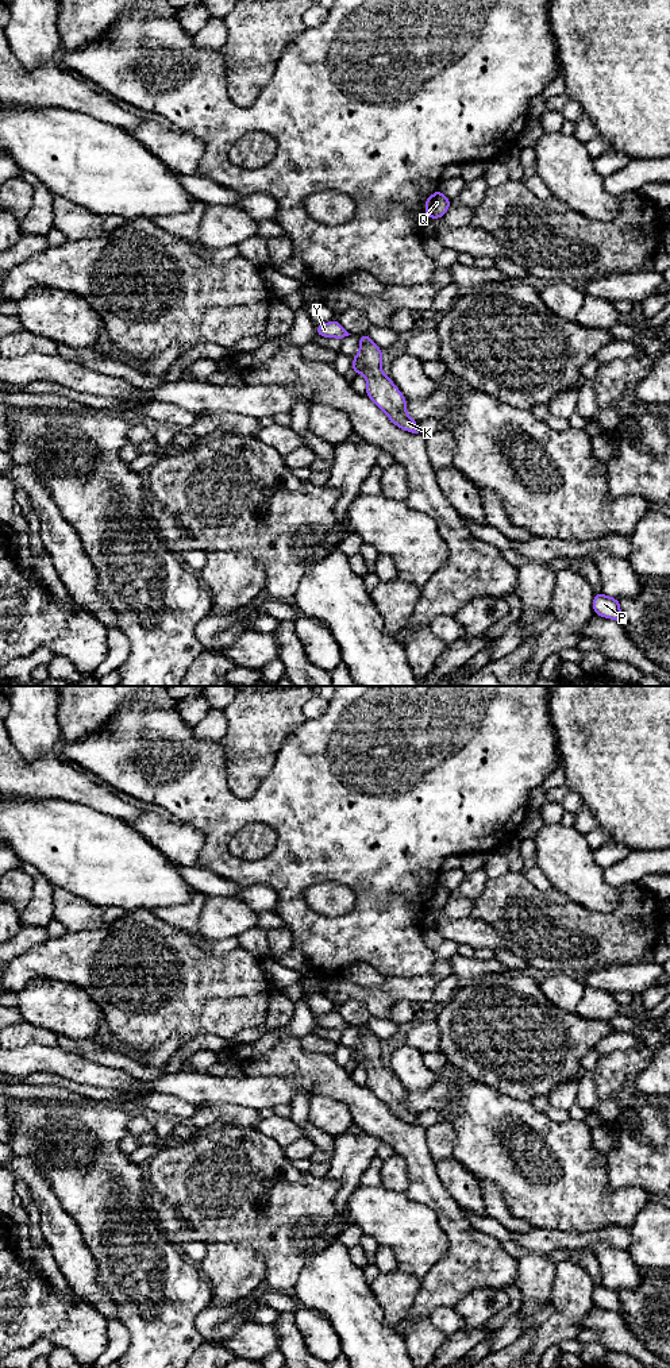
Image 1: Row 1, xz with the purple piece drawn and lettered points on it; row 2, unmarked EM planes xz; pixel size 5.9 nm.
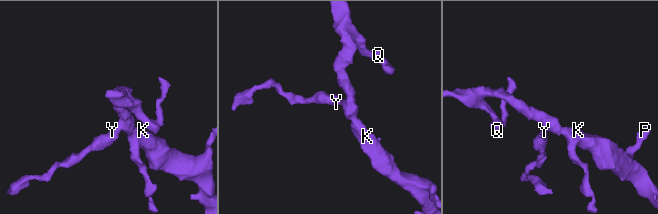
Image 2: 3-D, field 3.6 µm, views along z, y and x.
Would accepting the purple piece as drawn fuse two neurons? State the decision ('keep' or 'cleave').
keep

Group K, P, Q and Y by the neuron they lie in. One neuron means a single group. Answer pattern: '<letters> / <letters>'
K P Q Y

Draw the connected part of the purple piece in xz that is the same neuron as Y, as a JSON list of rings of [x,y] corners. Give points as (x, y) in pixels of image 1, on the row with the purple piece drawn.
[[[336,319],[326,324],[316,325],[316,334],[324,338],[338,338],[340,340],[351,335],[336,321]]]

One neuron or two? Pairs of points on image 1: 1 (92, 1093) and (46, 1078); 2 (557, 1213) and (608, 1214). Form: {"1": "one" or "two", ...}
{"1": "one", "2": "one"}

